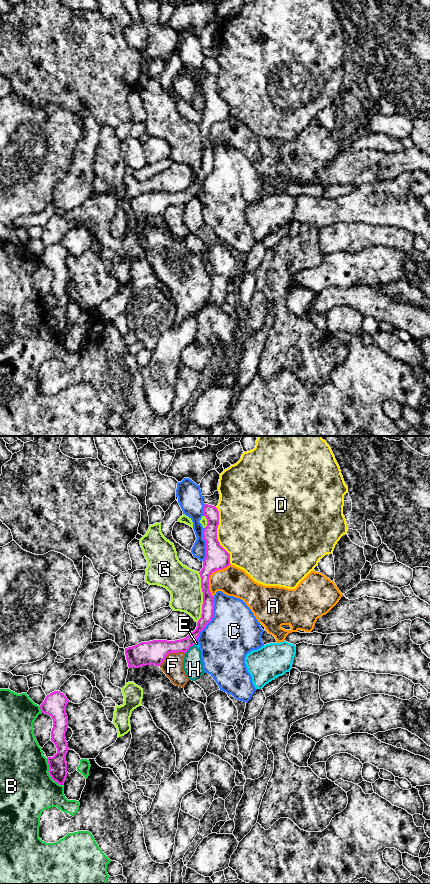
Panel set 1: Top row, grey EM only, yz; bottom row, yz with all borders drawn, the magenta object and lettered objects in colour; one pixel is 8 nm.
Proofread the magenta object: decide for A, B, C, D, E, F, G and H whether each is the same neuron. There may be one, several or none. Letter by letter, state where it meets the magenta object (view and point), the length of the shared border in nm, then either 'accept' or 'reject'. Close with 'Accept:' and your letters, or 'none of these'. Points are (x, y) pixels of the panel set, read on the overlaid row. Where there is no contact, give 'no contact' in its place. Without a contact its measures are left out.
A: yz (209, 576) | 300 nm | reject
B: yz (49, 773) | 260 nm | reject
C: yz (211, 619) | 380 nm | reject
D: yz (216, 536) | 480 nm | reject
E: yz (195, 641) | 50 nm | reject
F: yz (170, 652) | 240 nm | reject
G: yz (203, 597) | 400 nm | reject
H: yz (188, 649) | 100 nm | reject
Accept: none of these

